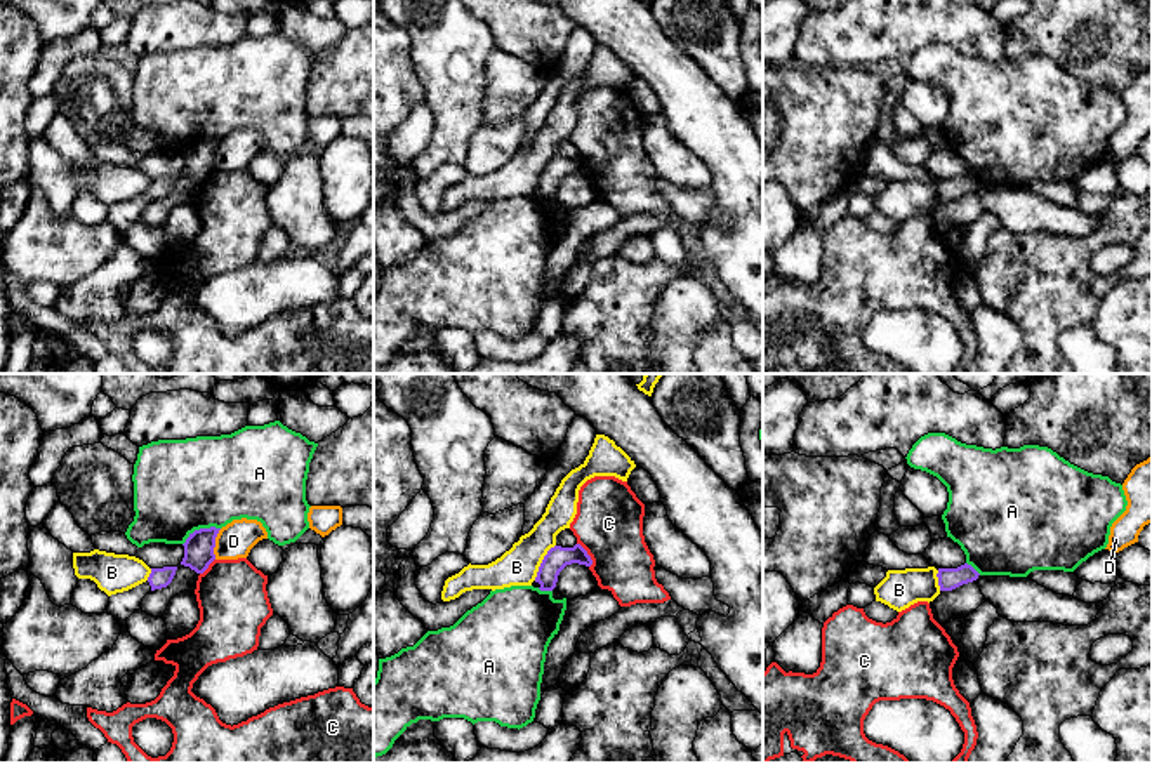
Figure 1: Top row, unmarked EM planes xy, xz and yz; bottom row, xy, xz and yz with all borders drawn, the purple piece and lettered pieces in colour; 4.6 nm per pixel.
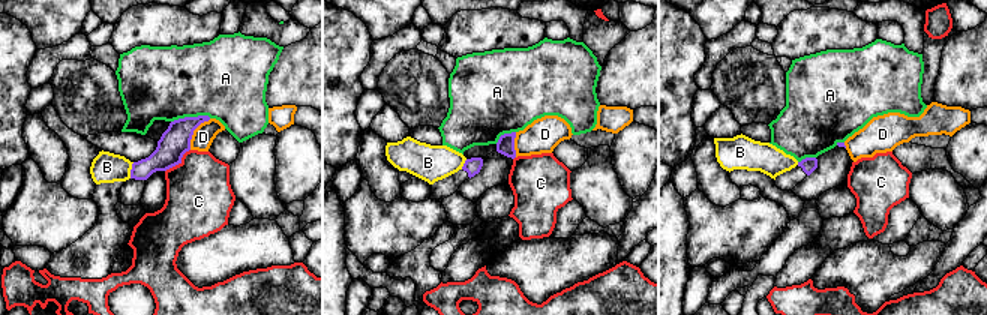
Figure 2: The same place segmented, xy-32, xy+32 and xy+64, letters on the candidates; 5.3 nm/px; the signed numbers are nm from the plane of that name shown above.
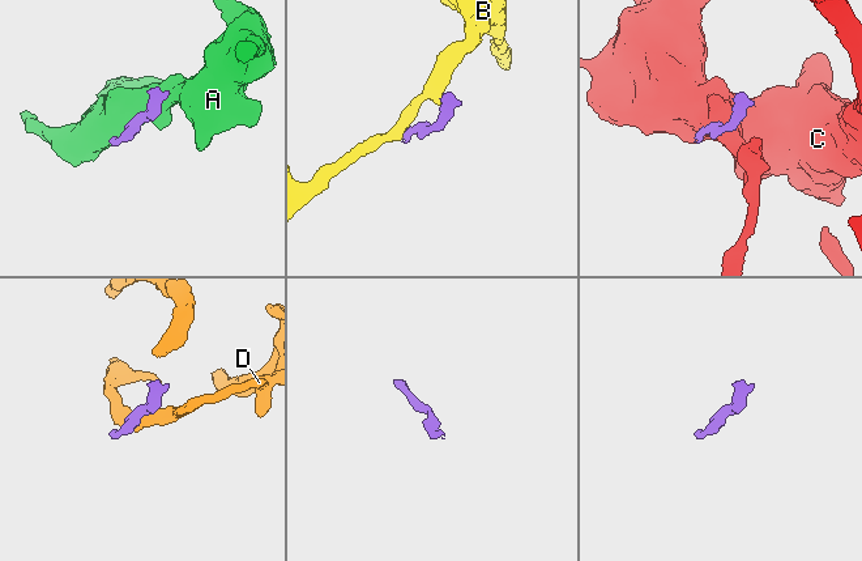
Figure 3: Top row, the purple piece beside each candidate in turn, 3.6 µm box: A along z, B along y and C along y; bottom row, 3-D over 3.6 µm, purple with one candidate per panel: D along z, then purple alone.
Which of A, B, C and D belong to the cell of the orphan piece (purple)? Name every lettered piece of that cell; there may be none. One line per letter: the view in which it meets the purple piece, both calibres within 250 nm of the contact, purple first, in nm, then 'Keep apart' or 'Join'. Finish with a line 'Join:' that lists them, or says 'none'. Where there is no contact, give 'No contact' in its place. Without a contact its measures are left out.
A: Touches purple in xy. Thickness 140 nm (purple) against 440 nm. Keep apart
B: Touches purple in xz. Thickness 110 nm (purple) against 180 nm. Keep apart
C: Touches purple in xz. Thickness 110 nm (purple) against 320 nm. Keep apart
D: Touches purple in xy. Thickness 140 nm (purple) against 160 nm. Keep apart
Join: none

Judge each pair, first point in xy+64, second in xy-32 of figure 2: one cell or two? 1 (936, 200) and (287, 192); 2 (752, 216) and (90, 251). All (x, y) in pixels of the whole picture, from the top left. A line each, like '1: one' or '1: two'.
1: two
2: two

